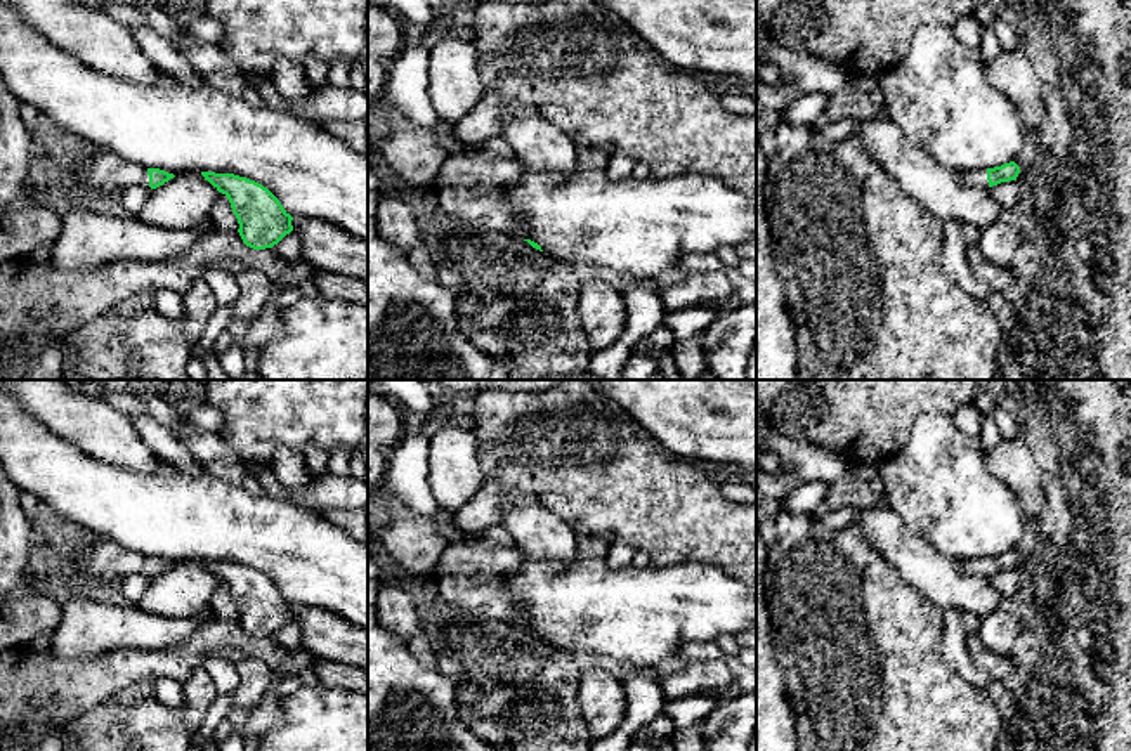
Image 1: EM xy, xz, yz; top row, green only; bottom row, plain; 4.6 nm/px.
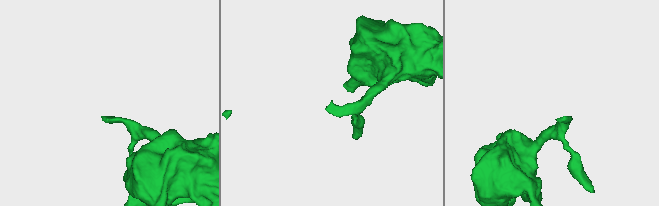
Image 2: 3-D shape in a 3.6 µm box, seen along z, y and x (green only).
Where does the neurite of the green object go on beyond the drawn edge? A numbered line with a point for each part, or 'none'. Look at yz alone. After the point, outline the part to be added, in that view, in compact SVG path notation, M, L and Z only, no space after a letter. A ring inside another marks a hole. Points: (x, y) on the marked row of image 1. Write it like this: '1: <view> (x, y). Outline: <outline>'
1: yz (977, 177). Outline: M987 168L973 170L973 172L958 172L958 175L961 182L968 186L989 189Z

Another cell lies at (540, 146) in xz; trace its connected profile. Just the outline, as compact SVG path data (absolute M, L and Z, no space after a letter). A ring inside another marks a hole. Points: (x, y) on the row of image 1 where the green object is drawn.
M533 108L505 114L501 135L524 170L569 175L578 167L571 137Z

